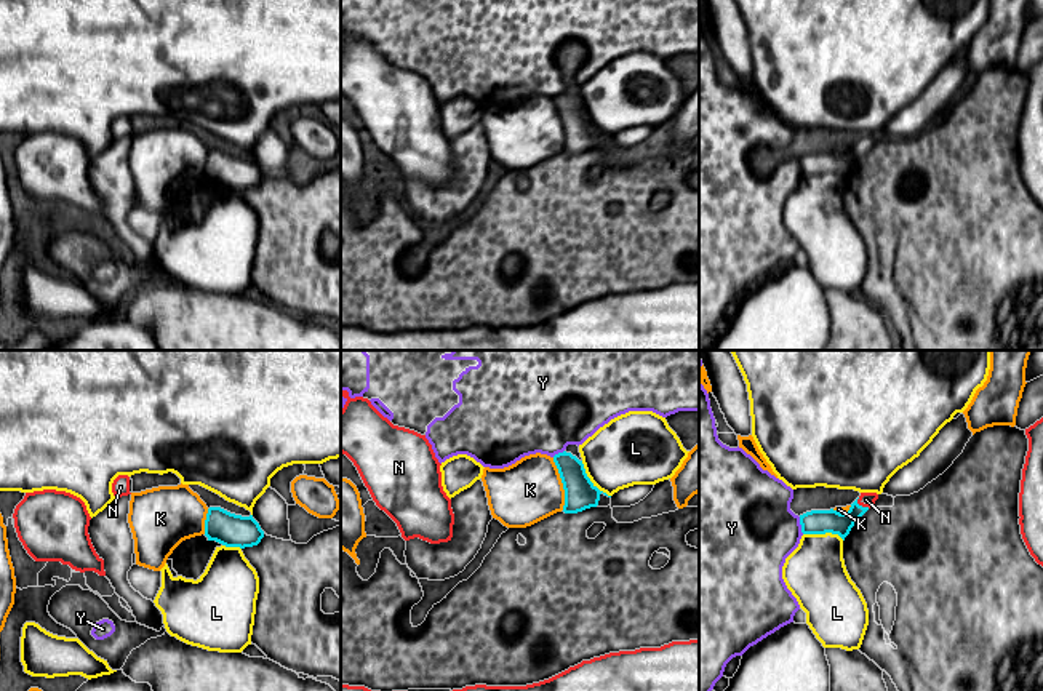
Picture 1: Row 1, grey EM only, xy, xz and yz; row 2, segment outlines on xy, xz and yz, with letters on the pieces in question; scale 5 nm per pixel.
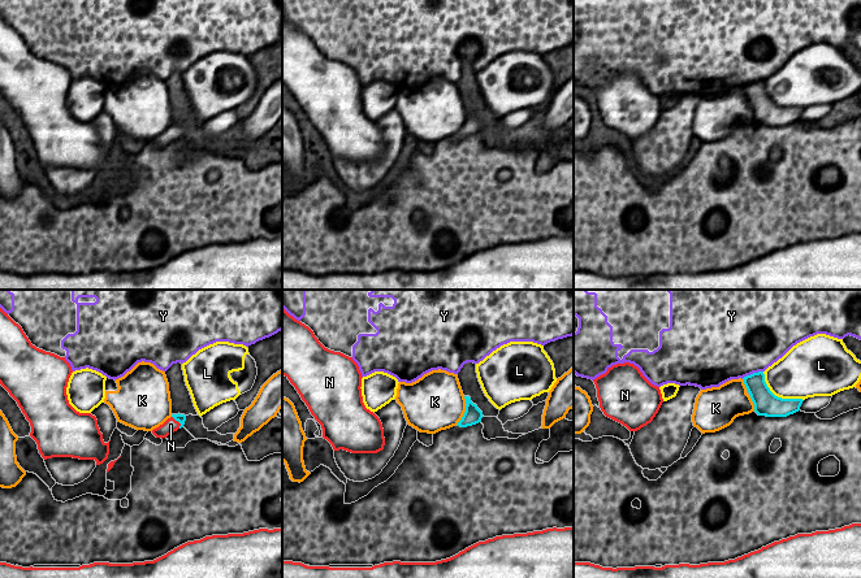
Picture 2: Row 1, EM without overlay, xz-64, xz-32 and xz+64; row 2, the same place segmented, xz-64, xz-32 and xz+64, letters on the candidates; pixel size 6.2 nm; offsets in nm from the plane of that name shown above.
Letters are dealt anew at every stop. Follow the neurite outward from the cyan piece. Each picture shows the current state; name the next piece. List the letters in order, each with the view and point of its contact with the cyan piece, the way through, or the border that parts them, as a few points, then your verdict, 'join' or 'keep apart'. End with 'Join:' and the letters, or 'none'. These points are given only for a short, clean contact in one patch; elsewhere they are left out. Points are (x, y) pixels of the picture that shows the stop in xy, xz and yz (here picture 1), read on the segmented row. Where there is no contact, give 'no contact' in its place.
K: contact xz (562, 482); border xz (552, 458), (563, 490), (563, 509); keep apart
L: contact xz (589, 480); keep apart
N: contact yz (861, 506); way yz (816, 522), (845, 522), (861, 506), (866, 499); join
Y: contact yz (800, 523); border yz (799, 517), (803, 533); keep apart
Join: N

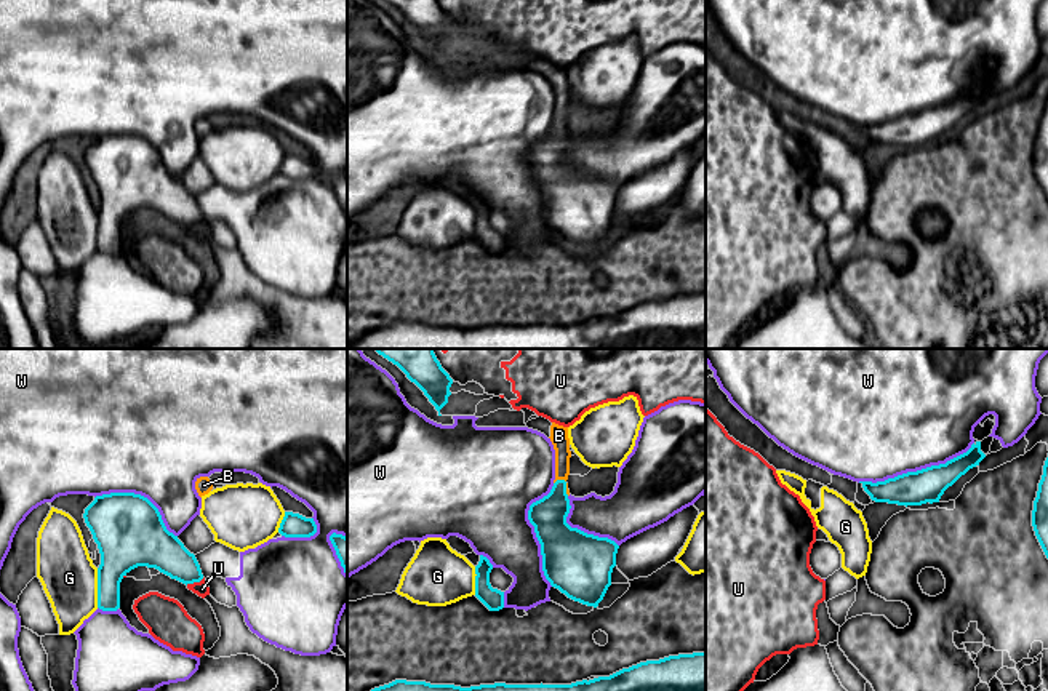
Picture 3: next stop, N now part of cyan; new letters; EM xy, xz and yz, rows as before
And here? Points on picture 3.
B: contact xz (565, 485); way xz (548, 515), (565, 485), (559, 437); join
G: contact xy (98, 587); keep apart
U: contact xy (194, 581); keep apart
W: contact yz (917, 471); keep apart
Join: B

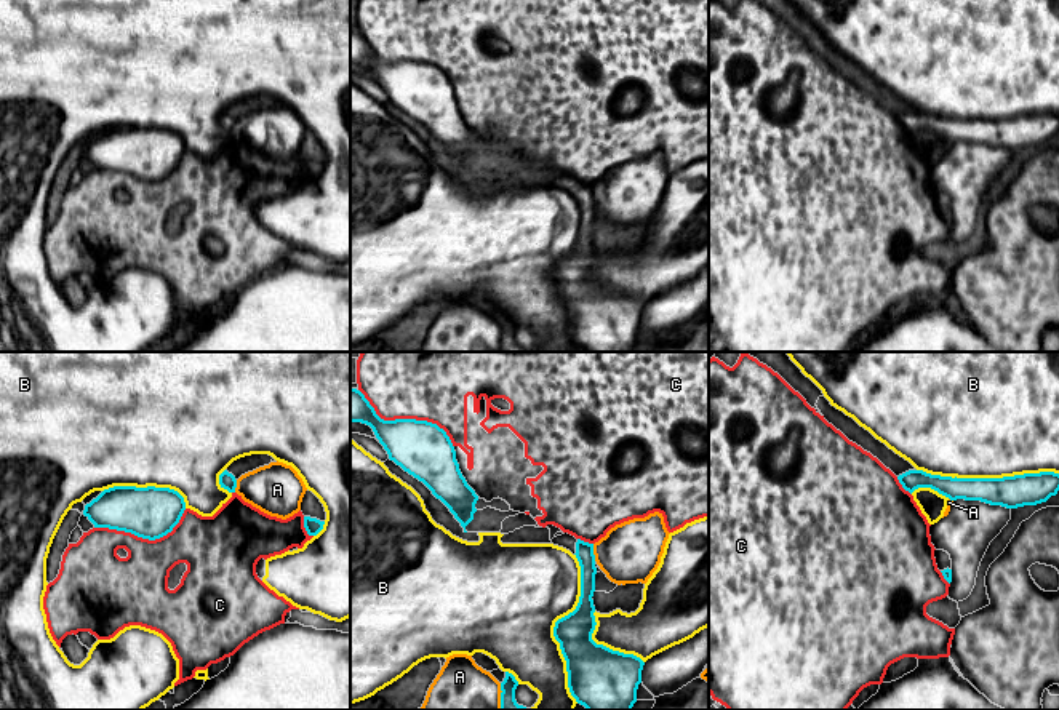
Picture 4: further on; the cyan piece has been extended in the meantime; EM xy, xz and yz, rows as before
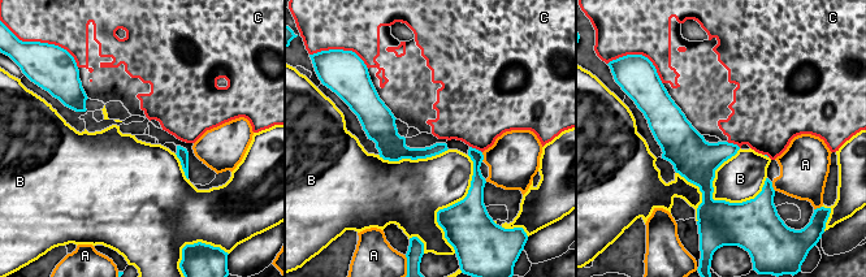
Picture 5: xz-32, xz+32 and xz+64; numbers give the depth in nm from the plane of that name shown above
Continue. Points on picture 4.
A: contact xz (592, 552); keep apart
B: contact xz (555, 626); keep apart
C: contact xz (407, 419); keep apart
Join: none

